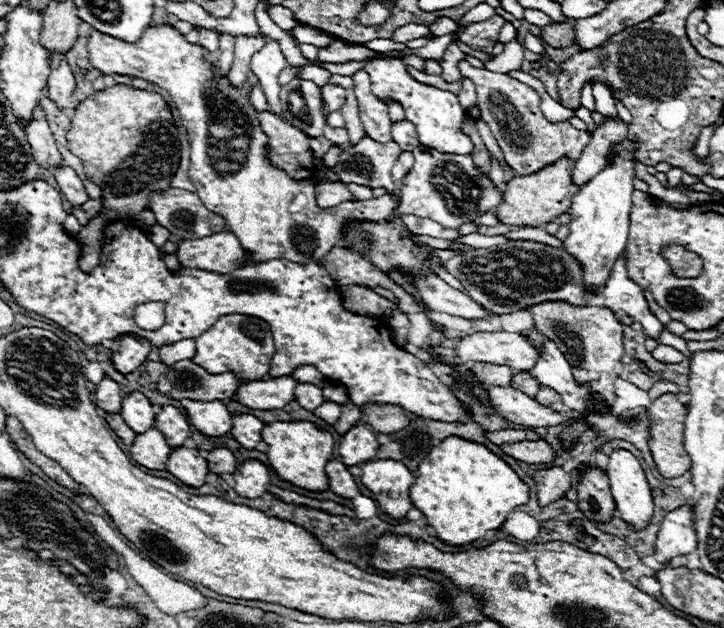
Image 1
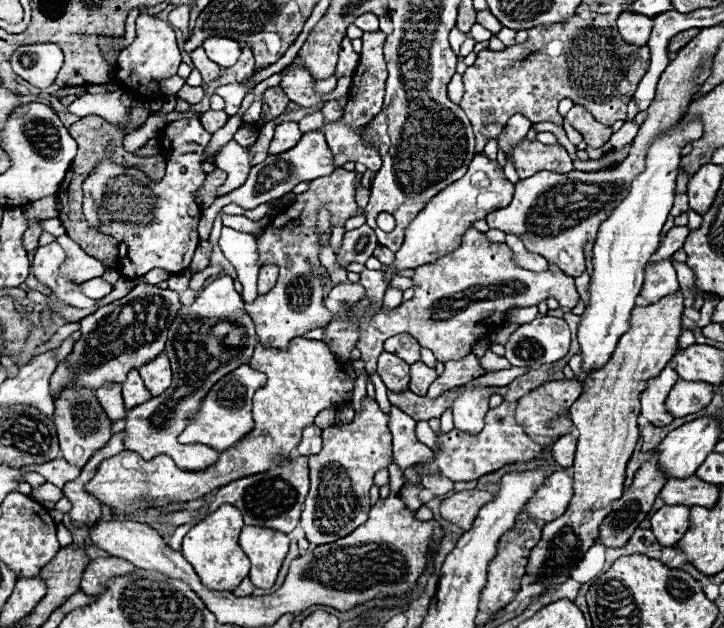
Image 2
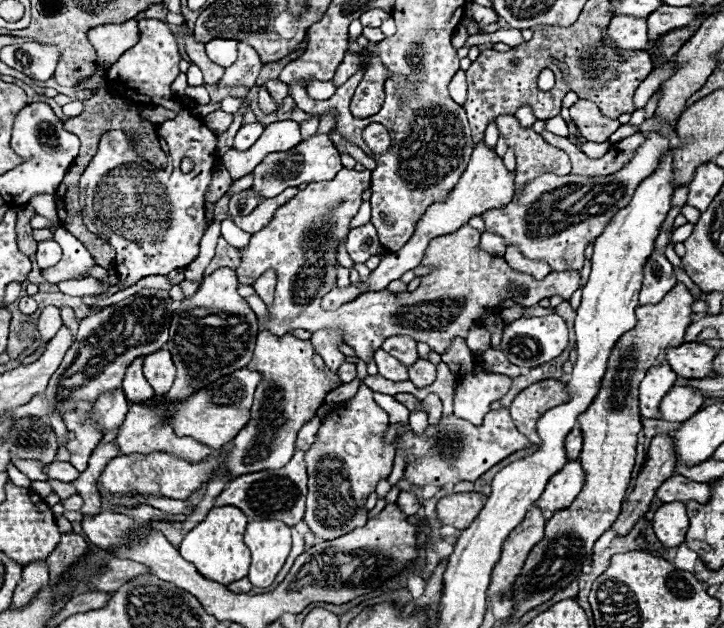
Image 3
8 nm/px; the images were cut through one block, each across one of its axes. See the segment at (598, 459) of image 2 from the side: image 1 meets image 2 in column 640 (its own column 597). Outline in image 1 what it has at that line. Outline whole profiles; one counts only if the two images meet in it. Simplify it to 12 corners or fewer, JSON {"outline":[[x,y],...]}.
{"outline":[[526,308],[578,382],[614,404],[622,324],[610,308]]}

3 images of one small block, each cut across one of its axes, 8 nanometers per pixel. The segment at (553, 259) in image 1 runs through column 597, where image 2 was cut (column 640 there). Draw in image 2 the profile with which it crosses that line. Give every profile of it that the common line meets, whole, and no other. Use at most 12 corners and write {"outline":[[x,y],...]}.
{"outline":[[670,260],[650,262],[640,296],[650,304],[678,290]]}

